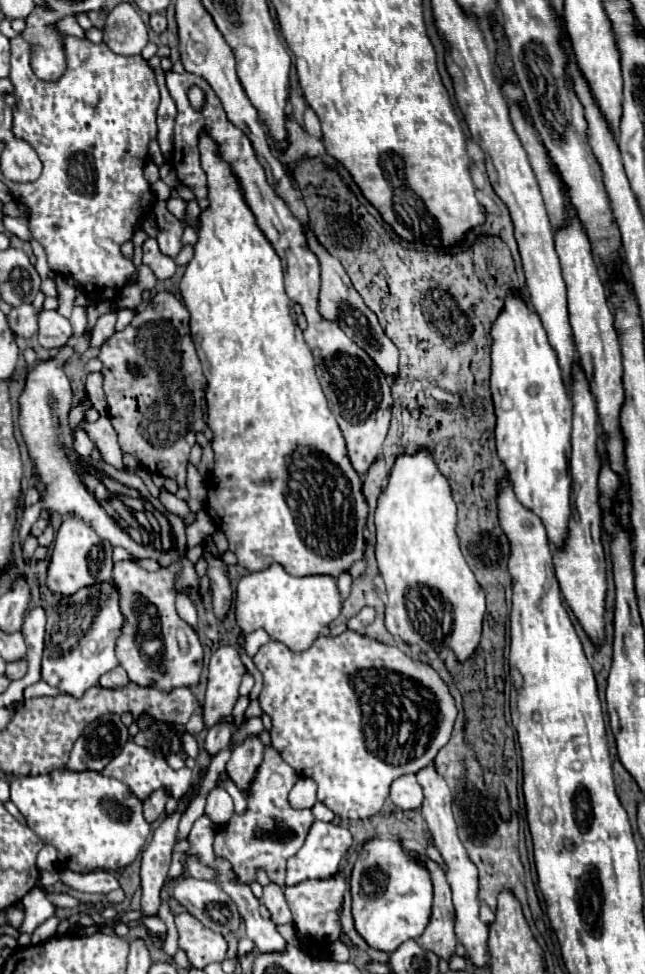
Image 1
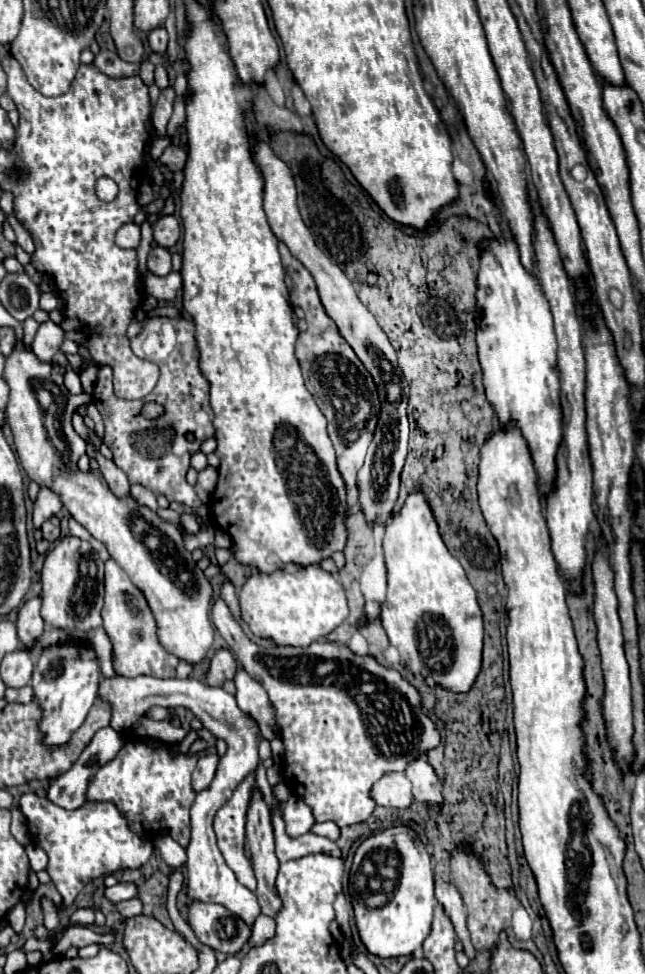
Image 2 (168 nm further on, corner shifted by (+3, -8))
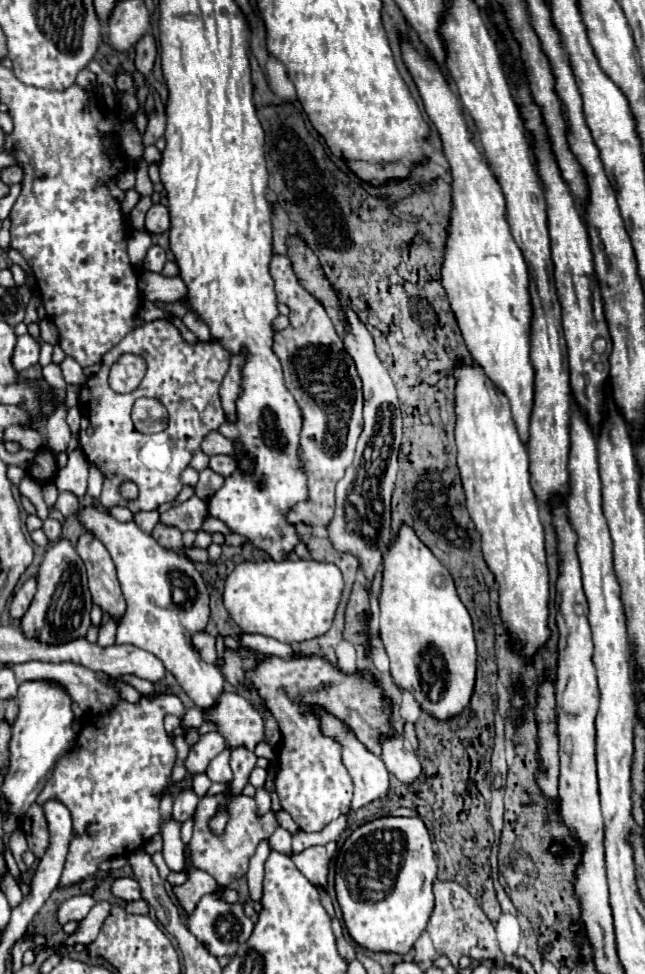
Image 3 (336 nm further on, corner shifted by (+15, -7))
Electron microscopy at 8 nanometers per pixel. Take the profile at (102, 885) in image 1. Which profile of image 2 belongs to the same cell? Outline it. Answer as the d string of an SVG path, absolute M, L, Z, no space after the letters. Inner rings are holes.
M116 883L114 887L108 887L104 891L104 895L112 901L112 903L118 903L118 901L126 901L126 899L134 899L138 895L138 887L134 883Z

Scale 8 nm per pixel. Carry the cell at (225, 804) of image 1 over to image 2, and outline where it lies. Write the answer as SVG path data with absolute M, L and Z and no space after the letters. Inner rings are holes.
M252 771L250 775L246 775L246 779L236 787L234 795L218 809L216 813L216 821L214 821L214 831L216 831L216 837L218 837L218 849L222 851L224 855L224 861L226 865L236 873L236 879L256 891L256 877L254 877L254 871L252 871L252 863L248 861L246 853L244 853L244 825L246 825L246 813L248 813L248 807L250 807L250 801L252 801L252 791L256 787L256 773Z

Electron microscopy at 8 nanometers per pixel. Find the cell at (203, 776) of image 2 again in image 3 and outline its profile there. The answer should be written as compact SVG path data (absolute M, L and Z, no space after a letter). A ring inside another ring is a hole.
M192 788L180 790L180 794L178 794L176 800L174 800L174 812L172 812L172 816L174 816L176 820L184 822L188 816L194 814L198 802L200 802L200 796L196 796L196 792L194 792Z

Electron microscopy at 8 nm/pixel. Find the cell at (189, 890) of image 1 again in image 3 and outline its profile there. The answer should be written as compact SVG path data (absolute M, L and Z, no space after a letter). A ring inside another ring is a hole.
M208 894L200 900L200 904L196 904L194 912L186 918L186 926L196 936L196 940L200 940L200 944L204 944L216 958L234 956L236 950L250 938L254 928L252 920L244 914L242 904L226 904L216 894Z

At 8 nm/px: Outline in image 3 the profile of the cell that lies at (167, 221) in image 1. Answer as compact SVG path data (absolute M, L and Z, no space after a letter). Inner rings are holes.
M162 204L152 206L146 212L146 232L150 234L162 234L170 228L170 216L168 216L168 208Z

